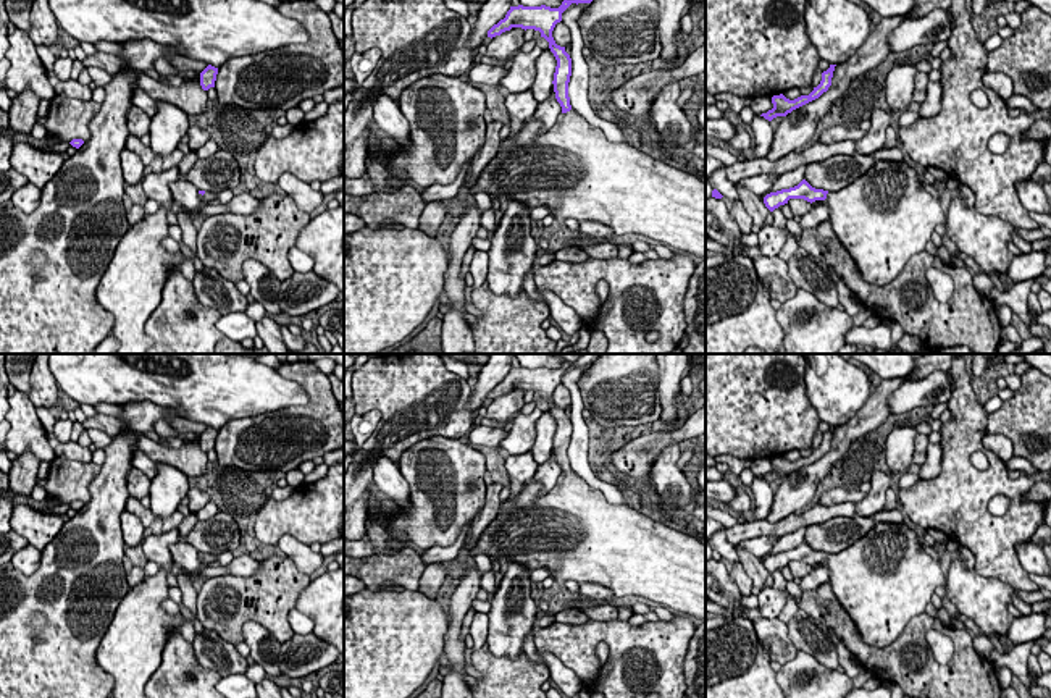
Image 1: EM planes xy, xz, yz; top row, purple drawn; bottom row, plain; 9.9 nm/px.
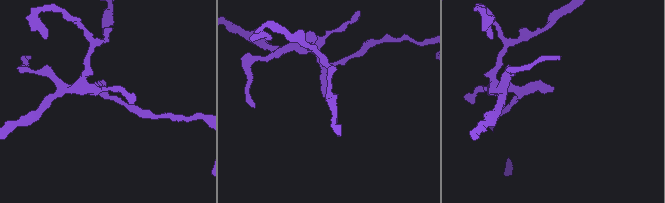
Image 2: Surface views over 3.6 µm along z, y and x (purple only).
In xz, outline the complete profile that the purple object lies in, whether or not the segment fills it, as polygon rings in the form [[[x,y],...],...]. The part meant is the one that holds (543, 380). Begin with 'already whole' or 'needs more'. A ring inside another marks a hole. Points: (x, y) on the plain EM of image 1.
needs more; [[[583,354],[575,362],[565,360],[559,370],[510,368],[505,380],[488,393],[491,401],[512,389],[541,394],[557,422],[552,446],[562,475],[546,494],[539,493],[542,488],[539,481],[530,480],[518,496],[510,494],[505,502],[500,502],[496,519],[468,554],[470,557],[484,554],[497,561],[513,561],[528,570],[546,567],[560,587],[565,587],[568,580],[580,585],[597,583],[610,588],[617,598],[641,596],[706,620],[706,545],[639,514],[628,504],[610,504],[601,490],[591,488],[572,472],[568,459],[572,420],[565,409],[555,406],[552,393],[572,365],[591,365],[594,355]]]

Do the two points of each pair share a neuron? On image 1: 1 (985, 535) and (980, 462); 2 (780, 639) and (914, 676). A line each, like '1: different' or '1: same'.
1: different
2: different

